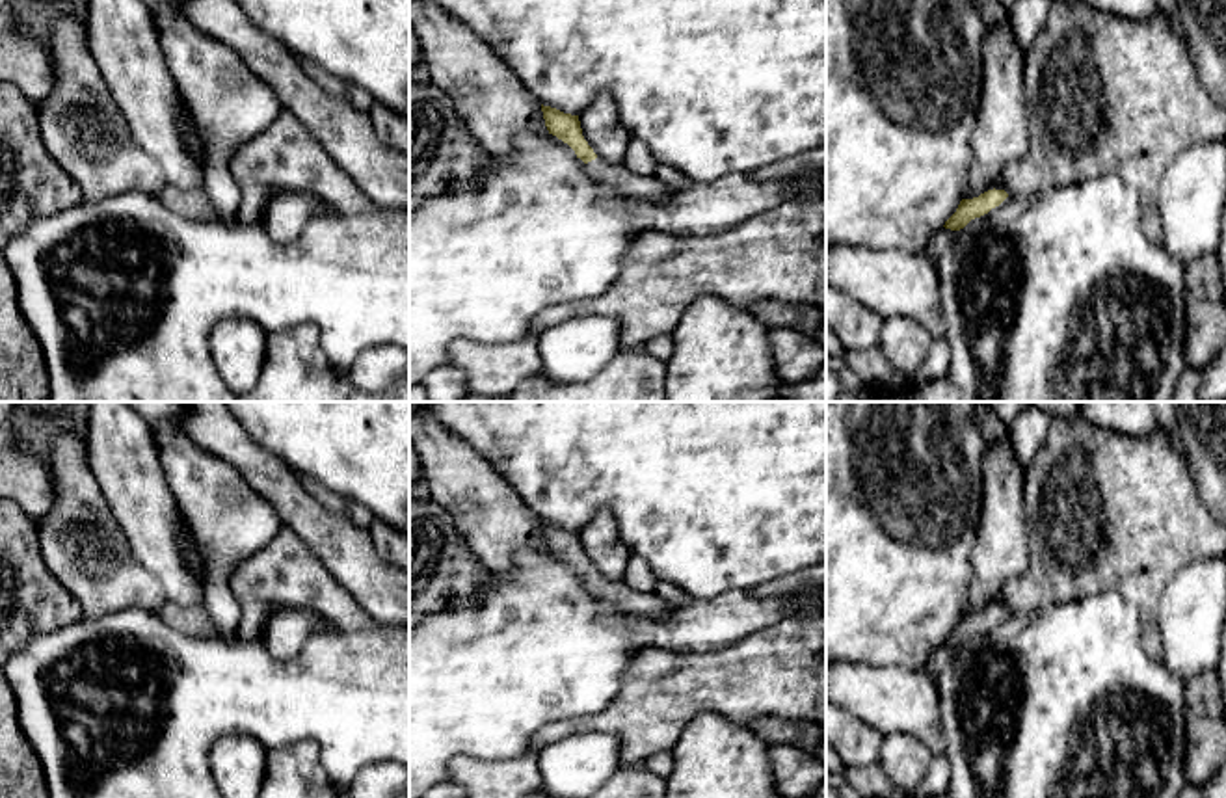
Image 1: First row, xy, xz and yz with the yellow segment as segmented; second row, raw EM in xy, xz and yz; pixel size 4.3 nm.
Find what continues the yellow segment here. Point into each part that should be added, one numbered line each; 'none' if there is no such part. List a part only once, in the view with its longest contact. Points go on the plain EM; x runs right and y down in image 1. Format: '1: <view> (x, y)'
1: xz (648, 605)

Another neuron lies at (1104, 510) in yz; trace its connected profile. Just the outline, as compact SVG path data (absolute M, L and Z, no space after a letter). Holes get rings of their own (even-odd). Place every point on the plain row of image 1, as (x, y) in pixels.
M1083 415L1075 422L1053 420L1042 448L1027 469L1025 526L1029 565L1019 579L1005 582L993 605L1008 612L1046 612L1114 590L1139 608L1144 651L1152 658L1161 658L1157 616L1166 584L1193 562L1226 556L1226 523L1202 502L1185 450L1174 448L1159 424L1152 435L1139 439L1099 428Z

